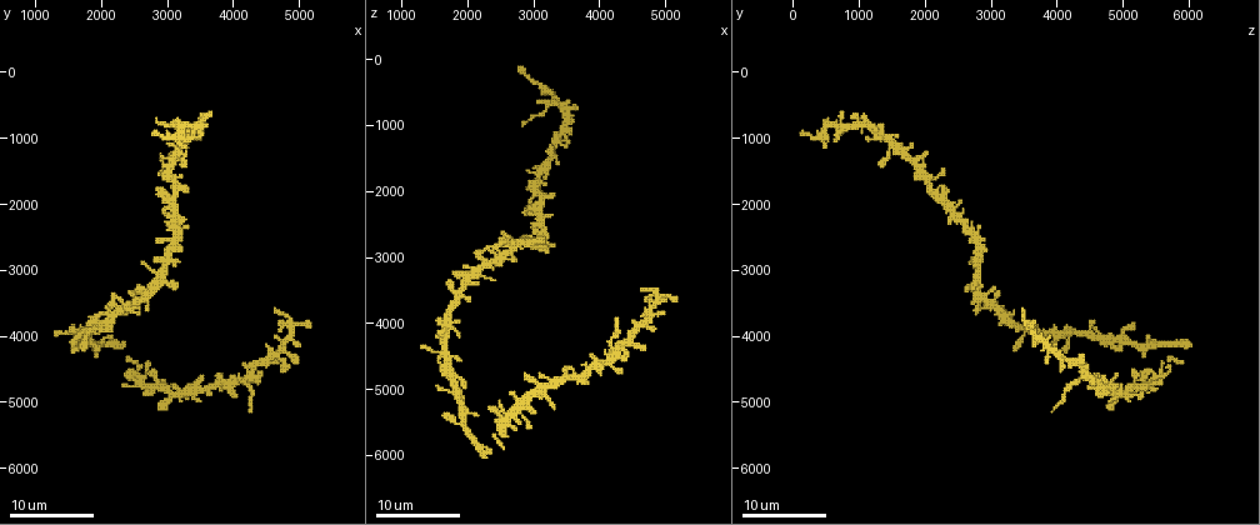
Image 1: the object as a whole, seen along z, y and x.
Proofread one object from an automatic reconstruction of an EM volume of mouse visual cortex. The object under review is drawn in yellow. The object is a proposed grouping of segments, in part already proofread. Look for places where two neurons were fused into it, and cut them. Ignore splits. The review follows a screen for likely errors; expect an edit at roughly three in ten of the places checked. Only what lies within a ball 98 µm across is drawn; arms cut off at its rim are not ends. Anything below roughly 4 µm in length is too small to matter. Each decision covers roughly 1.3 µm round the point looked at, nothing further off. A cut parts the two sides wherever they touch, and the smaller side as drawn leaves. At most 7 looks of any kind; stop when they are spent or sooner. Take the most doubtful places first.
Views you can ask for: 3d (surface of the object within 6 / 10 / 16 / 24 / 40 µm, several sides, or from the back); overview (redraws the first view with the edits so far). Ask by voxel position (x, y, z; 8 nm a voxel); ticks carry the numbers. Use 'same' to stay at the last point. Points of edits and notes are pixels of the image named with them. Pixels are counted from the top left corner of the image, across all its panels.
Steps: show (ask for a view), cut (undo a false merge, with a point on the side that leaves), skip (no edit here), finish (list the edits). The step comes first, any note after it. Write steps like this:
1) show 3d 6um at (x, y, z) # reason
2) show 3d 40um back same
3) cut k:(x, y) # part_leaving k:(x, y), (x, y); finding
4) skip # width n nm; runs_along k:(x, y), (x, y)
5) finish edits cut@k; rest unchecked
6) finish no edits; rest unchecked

show 3d 16um at (3400, 850, 700) # three-way junction

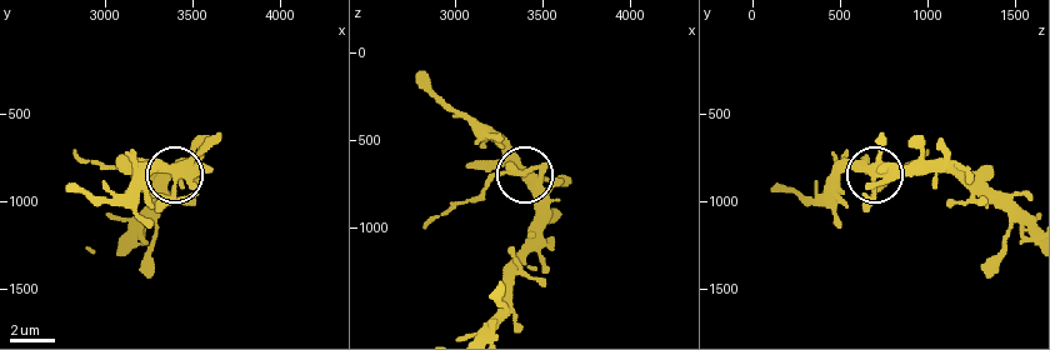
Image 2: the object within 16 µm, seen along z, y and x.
show 3d 10um at (3400, 880, 680)

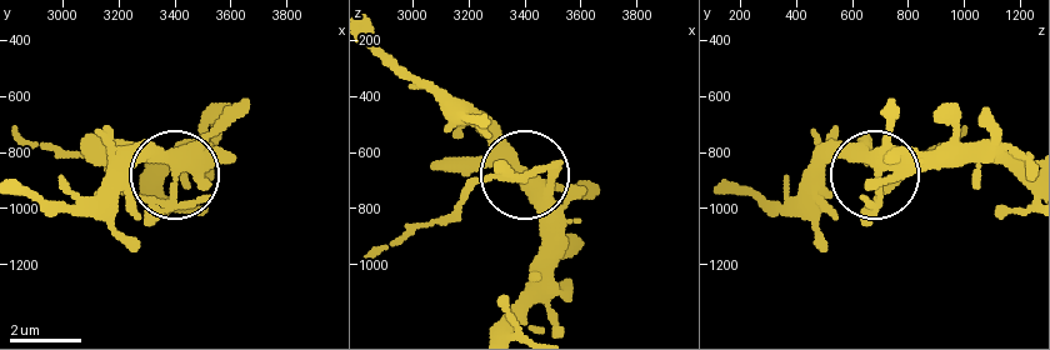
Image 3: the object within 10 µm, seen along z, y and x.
cut 3:(471, 185) # part_leaving 3:(528, 178), (483, 181), (370, 259); two neurons meet here

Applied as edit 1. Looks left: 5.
show overview # see it whole again

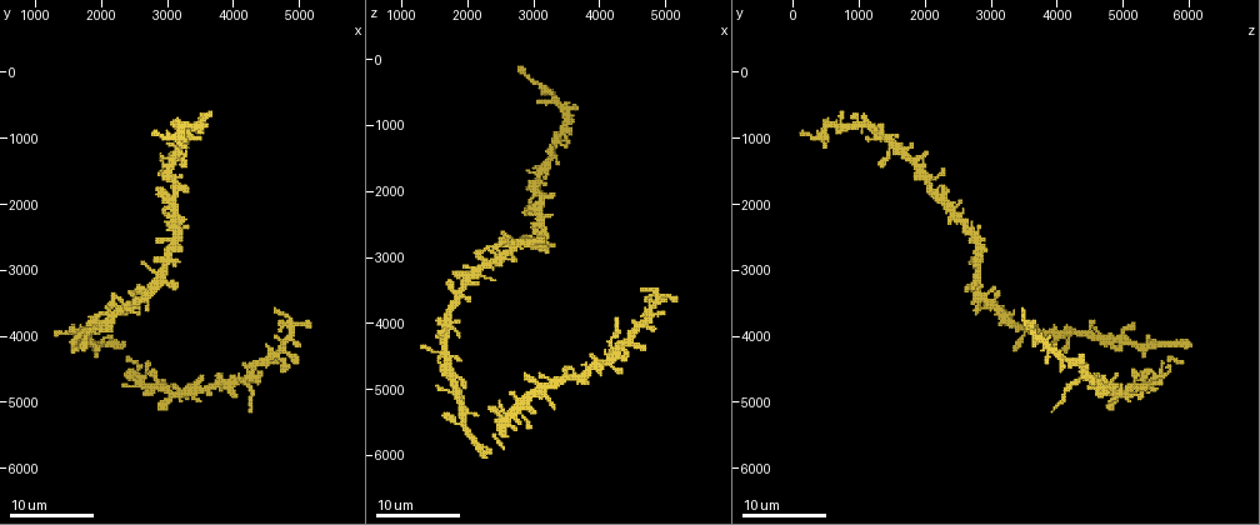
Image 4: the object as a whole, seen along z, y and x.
show 3d 24um at (4250, 4650, 4400) # small branch off a trunk

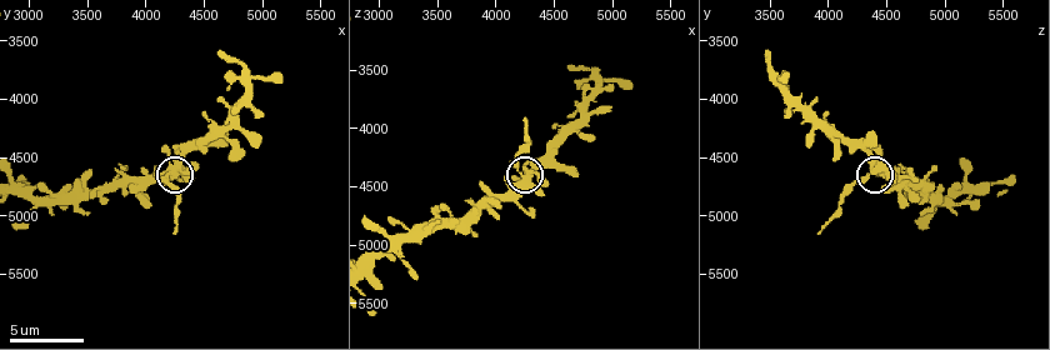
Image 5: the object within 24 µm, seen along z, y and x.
show 3d 10um at (4220, 4600, 4420)

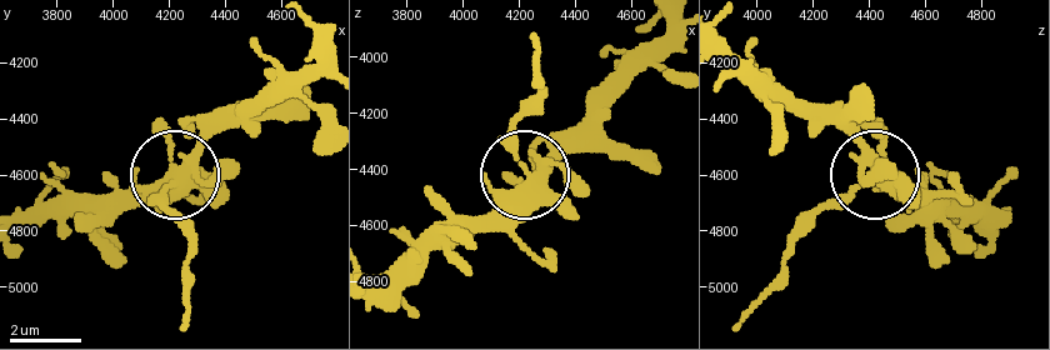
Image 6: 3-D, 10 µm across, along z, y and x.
cut 6:(511, 119) # side_arm 6 um; part_leaving 6:(523, 168), (514, 134), (540, 93), (534, 39); two neurons meet here

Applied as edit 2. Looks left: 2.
finish edits cut@3, cut@6; rest unchecked

